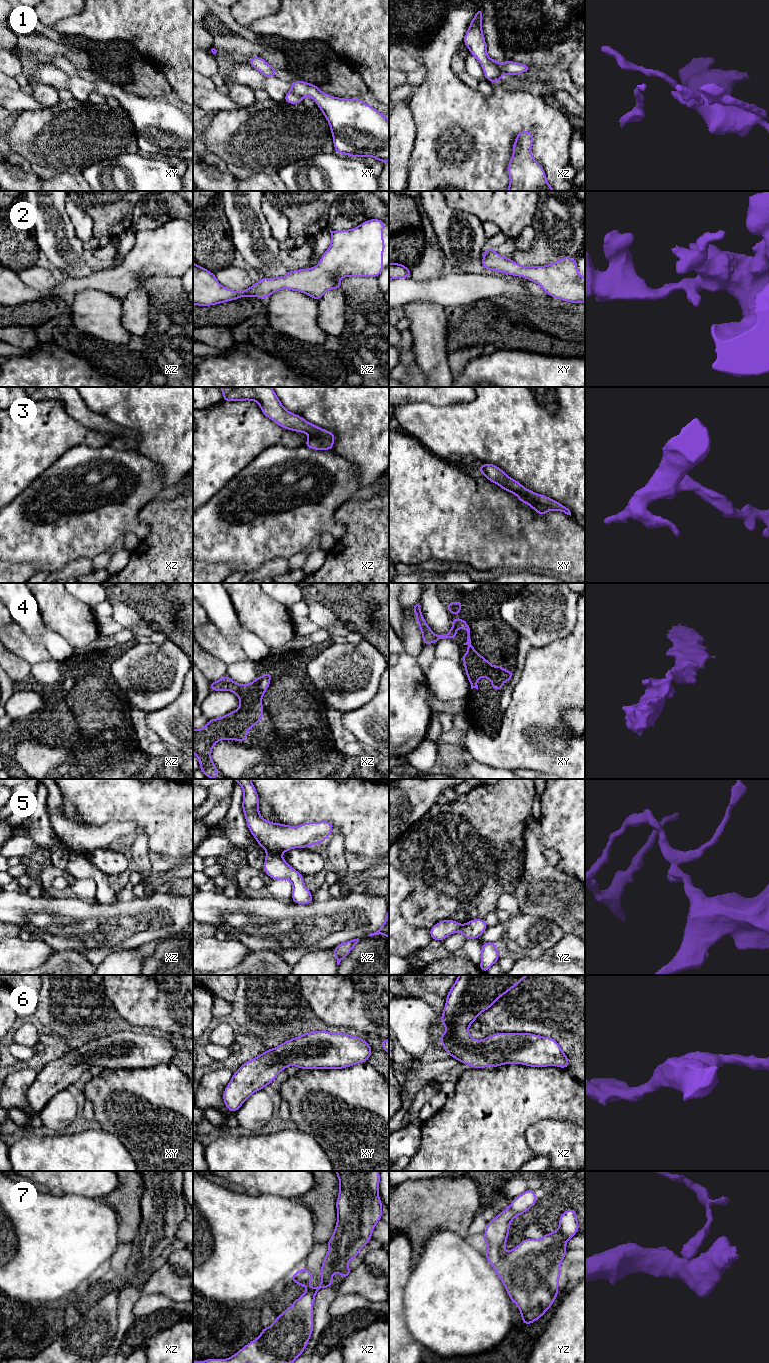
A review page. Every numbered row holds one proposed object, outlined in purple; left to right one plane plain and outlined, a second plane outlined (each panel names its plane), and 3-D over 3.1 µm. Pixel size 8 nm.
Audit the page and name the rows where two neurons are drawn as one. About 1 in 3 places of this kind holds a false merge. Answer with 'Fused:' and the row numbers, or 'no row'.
Fused: 1, 5

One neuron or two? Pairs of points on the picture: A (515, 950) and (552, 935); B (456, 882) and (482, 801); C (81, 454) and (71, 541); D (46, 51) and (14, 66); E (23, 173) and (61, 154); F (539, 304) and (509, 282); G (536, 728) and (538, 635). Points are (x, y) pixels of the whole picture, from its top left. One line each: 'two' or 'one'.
A: two
B: one
C: one
D: two
E: two
F: two
G: two

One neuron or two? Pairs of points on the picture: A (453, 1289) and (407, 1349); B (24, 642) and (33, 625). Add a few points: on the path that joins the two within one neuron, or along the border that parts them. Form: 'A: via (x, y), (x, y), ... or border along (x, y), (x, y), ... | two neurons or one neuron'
A: border along (404, 1317), (408, 1331), (422, 1347) | two neurons
B: border along (17, 624), (47, 649) | two neurons

